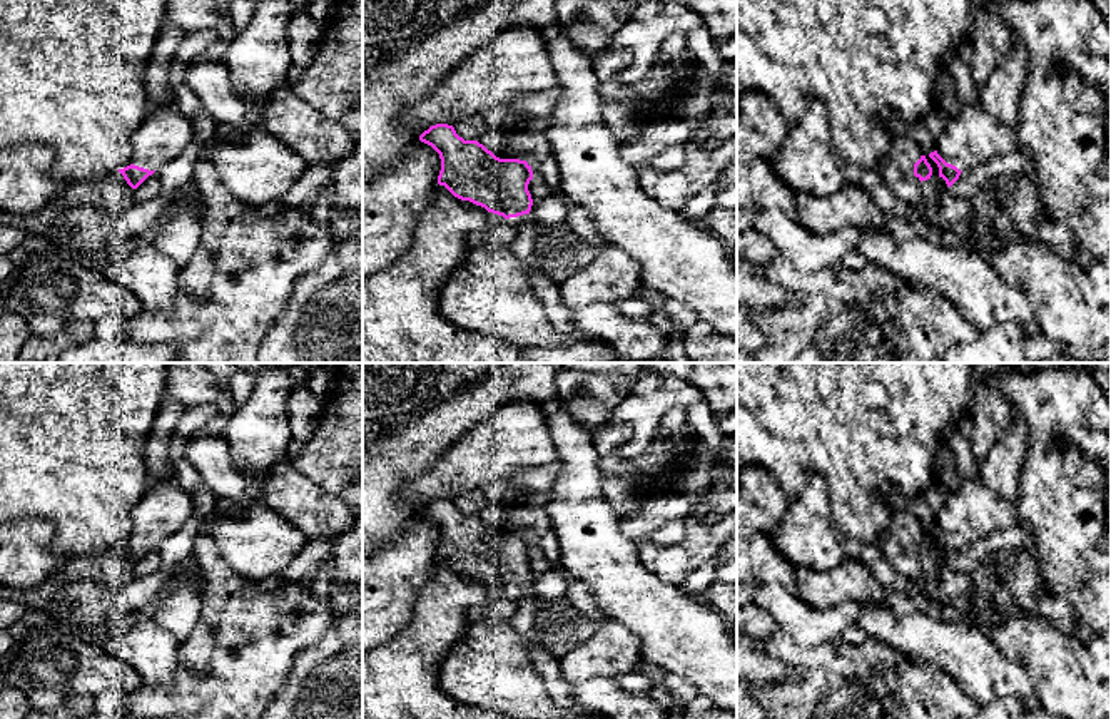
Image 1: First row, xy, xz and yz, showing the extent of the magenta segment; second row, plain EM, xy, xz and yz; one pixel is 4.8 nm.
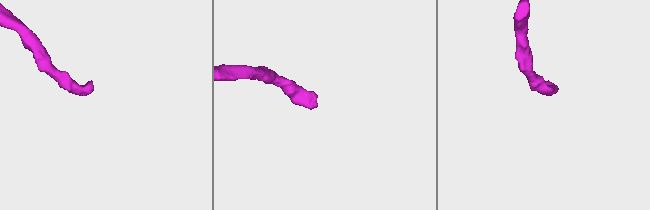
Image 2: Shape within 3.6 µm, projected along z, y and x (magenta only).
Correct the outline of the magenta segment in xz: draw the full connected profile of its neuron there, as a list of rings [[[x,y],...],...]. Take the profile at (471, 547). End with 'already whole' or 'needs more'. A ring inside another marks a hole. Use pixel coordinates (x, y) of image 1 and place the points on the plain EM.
[[[436,498],[419,510],[441,533],[438,558],[454,572],[503,590],[513,605],[530,589],[533,574],[528,558],[531,540],[520,533],[500,533],[478,515],[464,515],[453,500]]]; needs more

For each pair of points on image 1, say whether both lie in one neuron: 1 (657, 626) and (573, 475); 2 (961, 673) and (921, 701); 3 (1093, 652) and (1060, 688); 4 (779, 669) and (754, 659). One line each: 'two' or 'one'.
1: one
2: two
3: two
4: one

